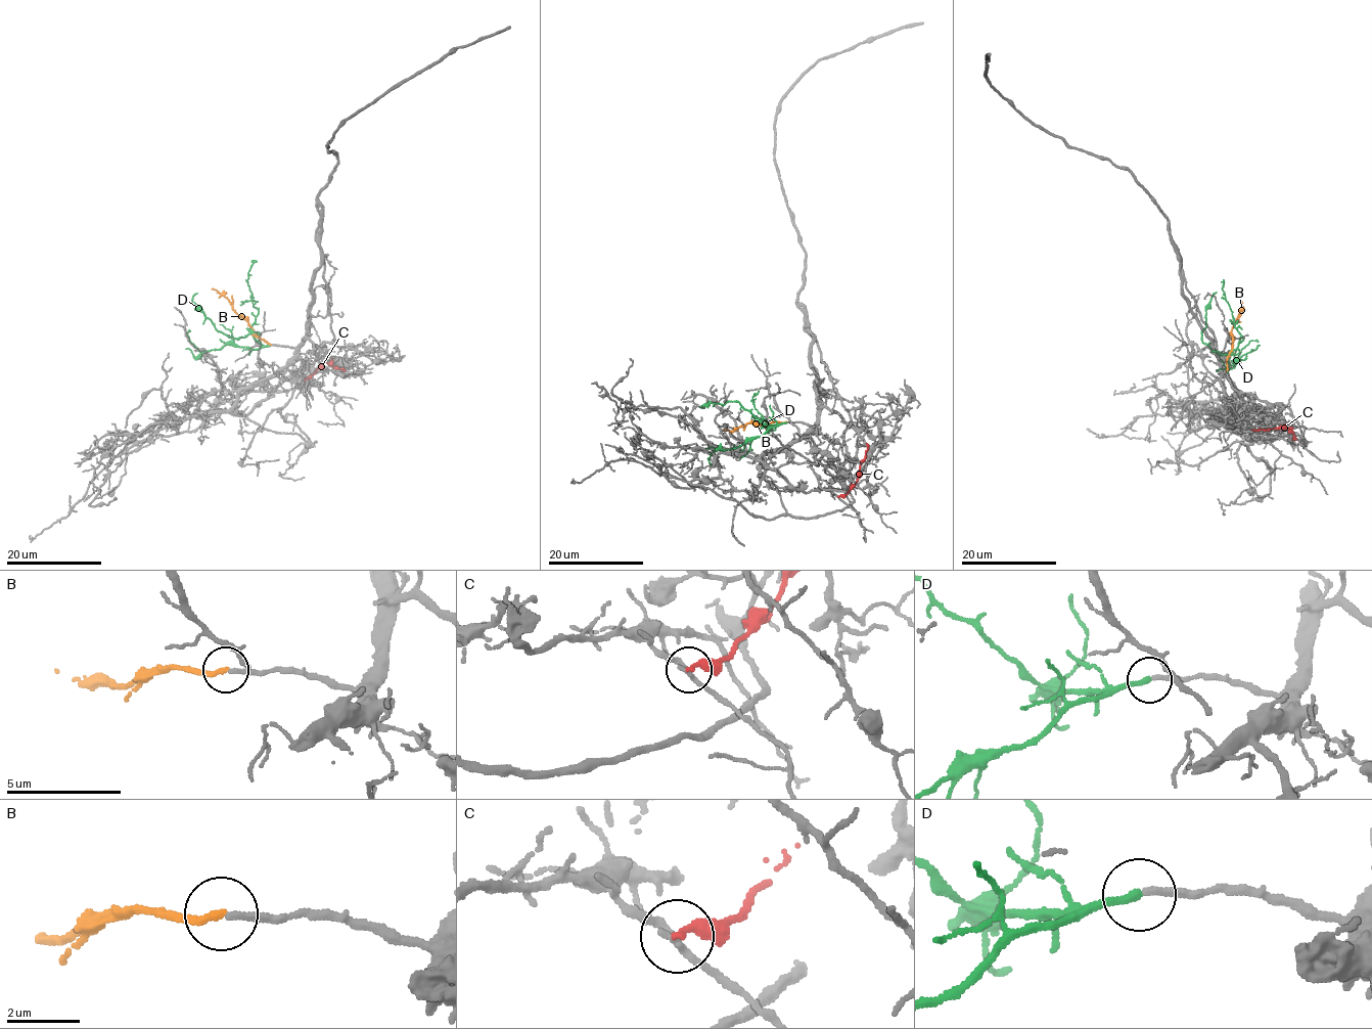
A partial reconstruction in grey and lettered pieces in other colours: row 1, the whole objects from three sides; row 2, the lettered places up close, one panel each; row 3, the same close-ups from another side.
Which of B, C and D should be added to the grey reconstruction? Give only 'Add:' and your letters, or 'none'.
Add: D

